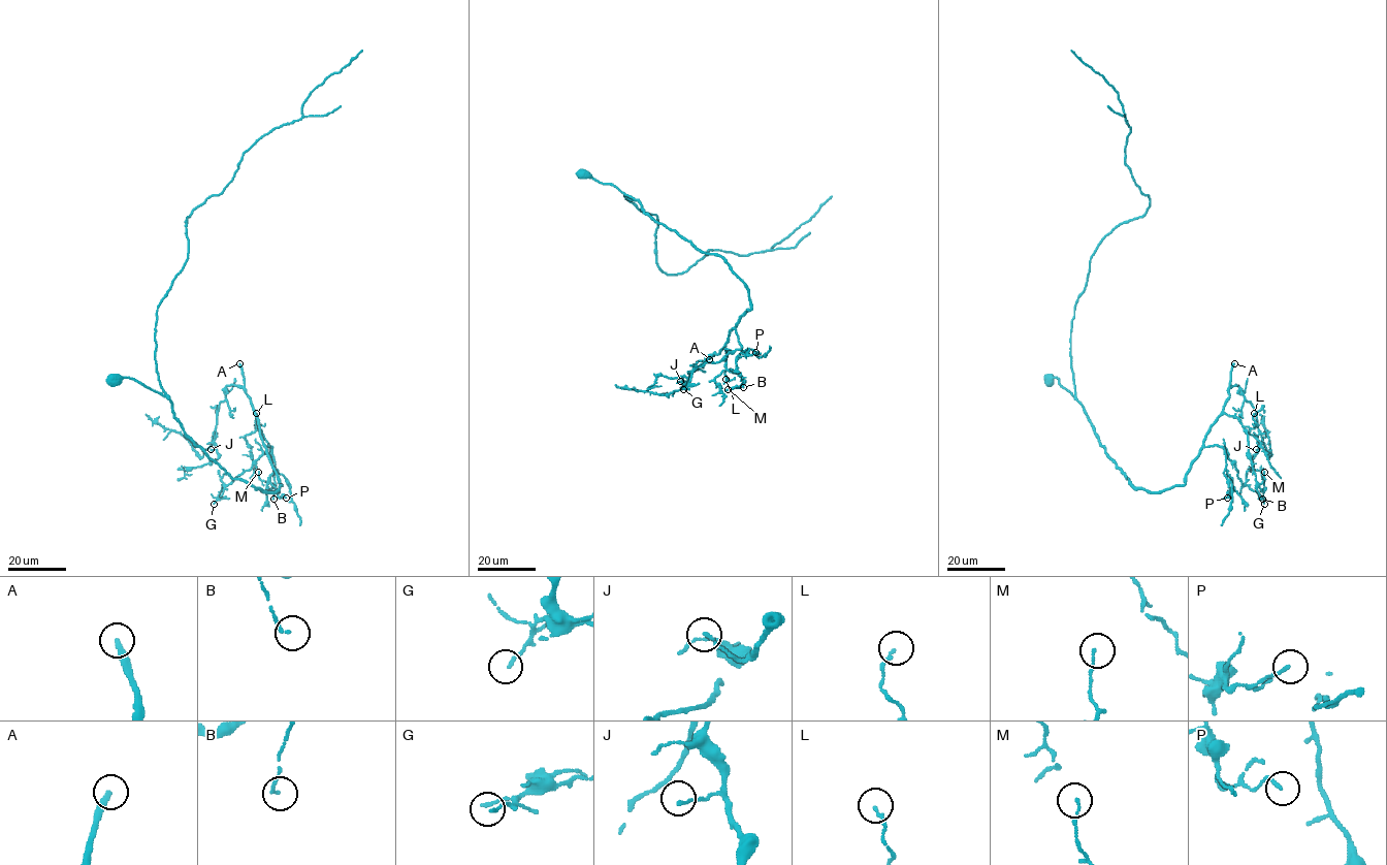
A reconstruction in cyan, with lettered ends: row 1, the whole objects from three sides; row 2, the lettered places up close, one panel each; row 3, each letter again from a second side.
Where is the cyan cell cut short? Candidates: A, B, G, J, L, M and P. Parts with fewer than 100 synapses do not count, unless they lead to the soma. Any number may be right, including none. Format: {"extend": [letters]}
{"extend": ["A"]}

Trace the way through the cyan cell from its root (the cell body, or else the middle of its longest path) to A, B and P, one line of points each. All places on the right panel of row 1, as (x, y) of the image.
A: (1051, 381), (1057, 378), (1083, 406), (1104, 452), (1135, 487), (1162, 491), (1185, 484), (1229, 396), (1234, 363)
B: (1051, 381), (1083, 406), (1130, 482), (1151, 491), (1183, 485), (1210, 427), (1224, 413), (1235, 416), (1262, 499)
P: (1051, 381), (1083, 406), (1135, 487), (1183, 485), (1199, 451), (1219, 445), (1227, 498)

